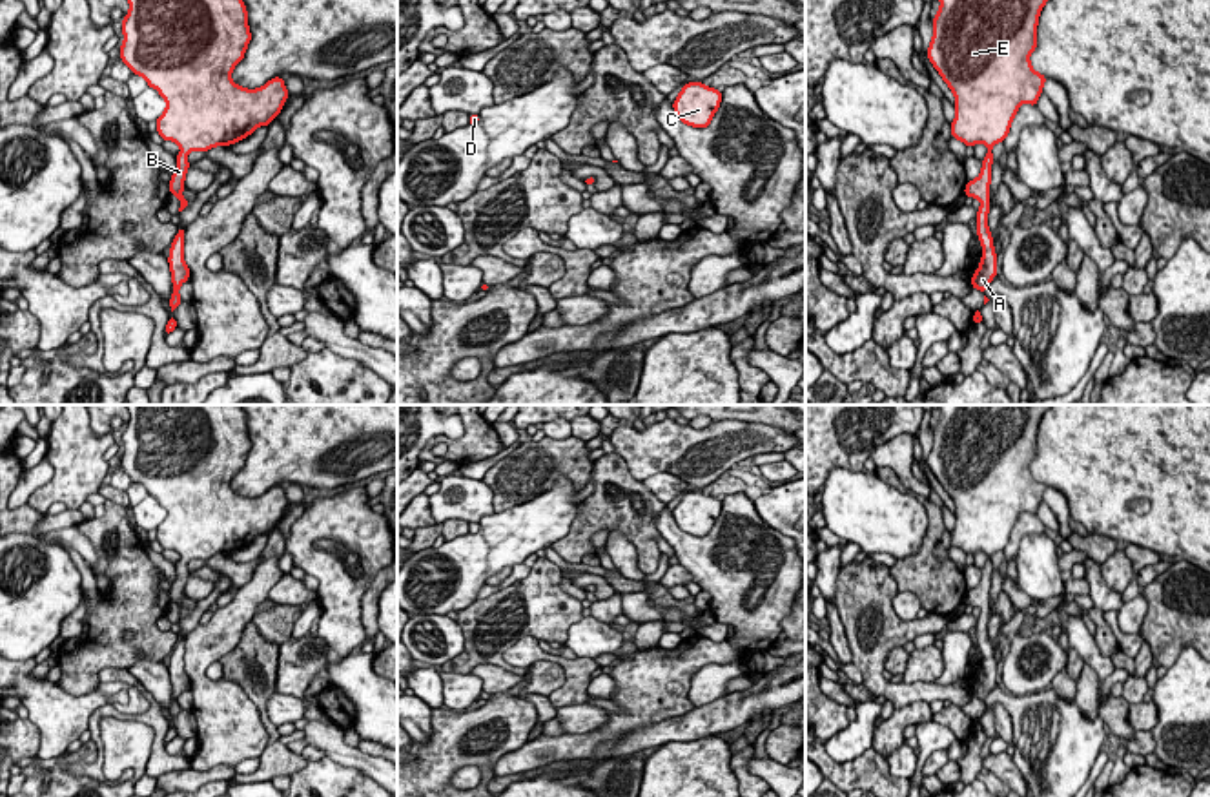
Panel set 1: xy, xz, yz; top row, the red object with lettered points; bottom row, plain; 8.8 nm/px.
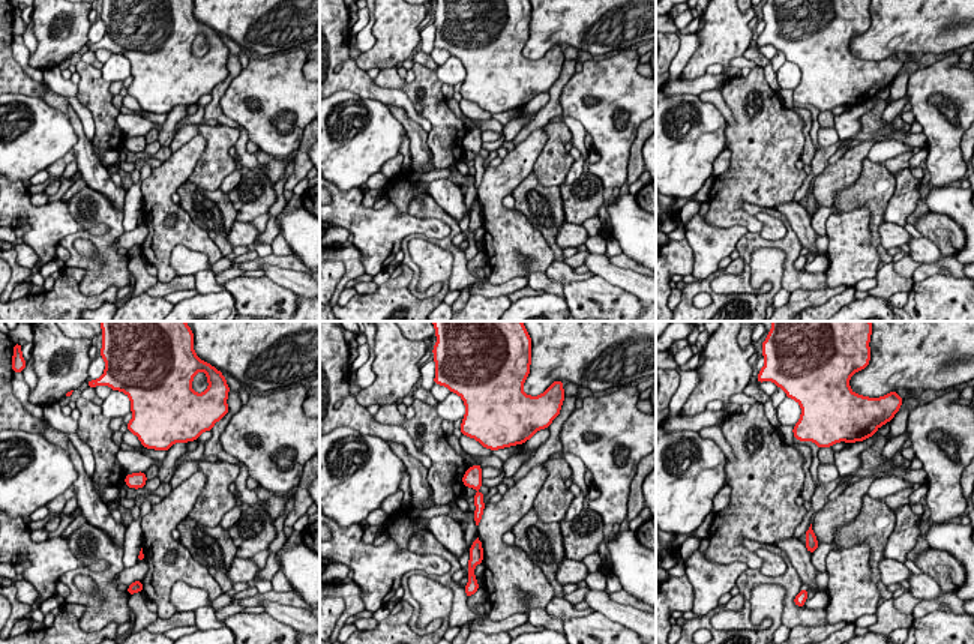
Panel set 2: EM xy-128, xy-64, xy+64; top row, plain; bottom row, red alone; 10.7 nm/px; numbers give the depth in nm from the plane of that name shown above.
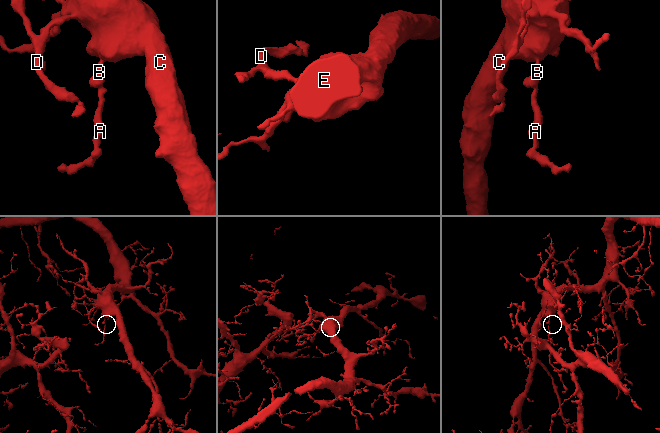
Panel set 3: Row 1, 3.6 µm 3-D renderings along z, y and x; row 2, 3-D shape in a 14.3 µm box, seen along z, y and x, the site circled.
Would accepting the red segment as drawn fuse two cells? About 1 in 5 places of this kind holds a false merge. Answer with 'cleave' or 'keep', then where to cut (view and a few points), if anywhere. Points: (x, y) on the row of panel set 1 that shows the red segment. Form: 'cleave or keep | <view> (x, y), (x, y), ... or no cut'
keep | no cut

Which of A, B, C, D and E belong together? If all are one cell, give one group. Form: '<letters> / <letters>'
A B C D E

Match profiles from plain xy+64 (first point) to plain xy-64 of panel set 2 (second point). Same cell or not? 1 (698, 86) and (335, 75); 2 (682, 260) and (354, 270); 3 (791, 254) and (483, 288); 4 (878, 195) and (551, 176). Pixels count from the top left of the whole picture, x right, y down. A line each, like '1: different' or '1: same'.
1: different
2: same
3: different
4: different

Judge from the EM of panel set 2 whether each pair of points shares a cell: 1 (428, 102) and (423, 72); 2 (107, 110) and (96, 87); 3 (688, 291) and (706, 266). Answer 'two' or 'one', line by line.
1: one
2: one
3: two

